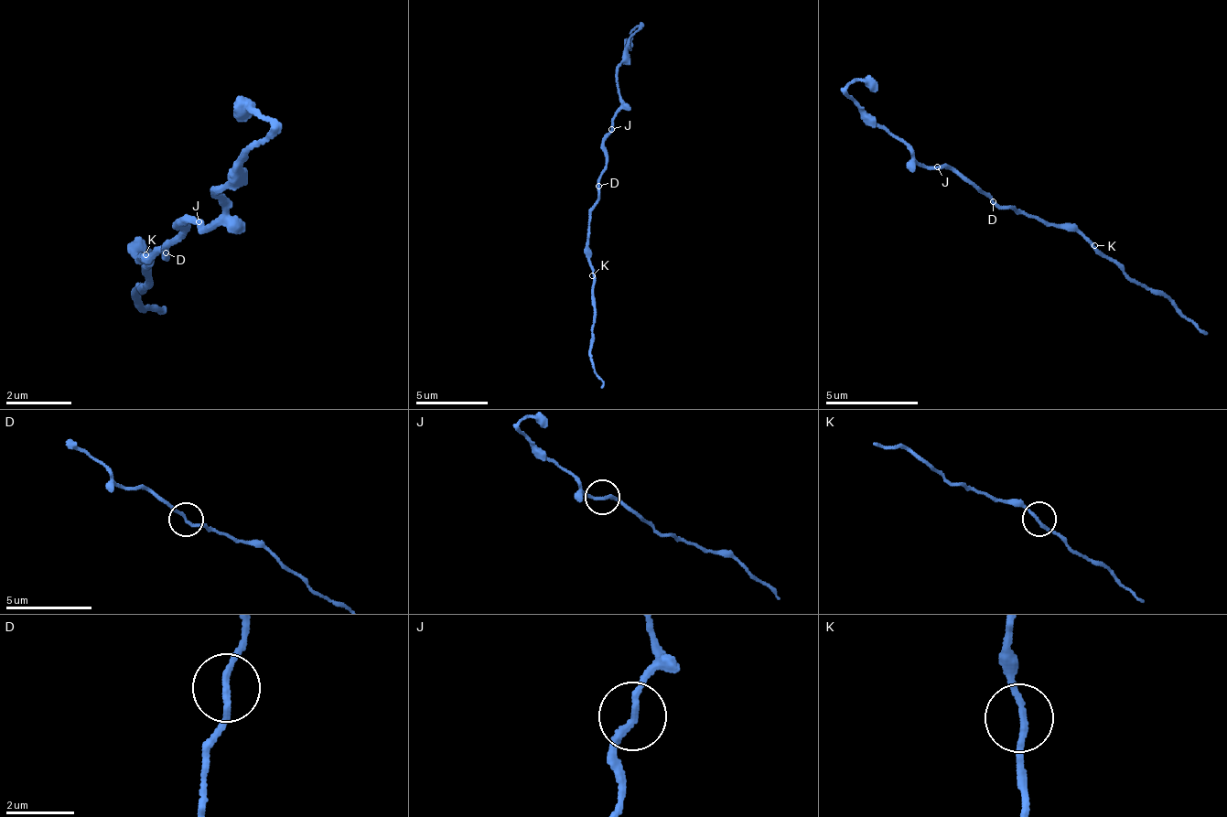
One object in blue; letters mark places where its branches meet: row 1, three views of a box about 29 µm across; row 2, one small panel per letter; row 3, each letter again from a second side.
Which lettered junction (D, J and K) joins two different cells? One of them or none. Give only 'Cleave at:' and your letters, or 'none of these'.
Cleave at: J

